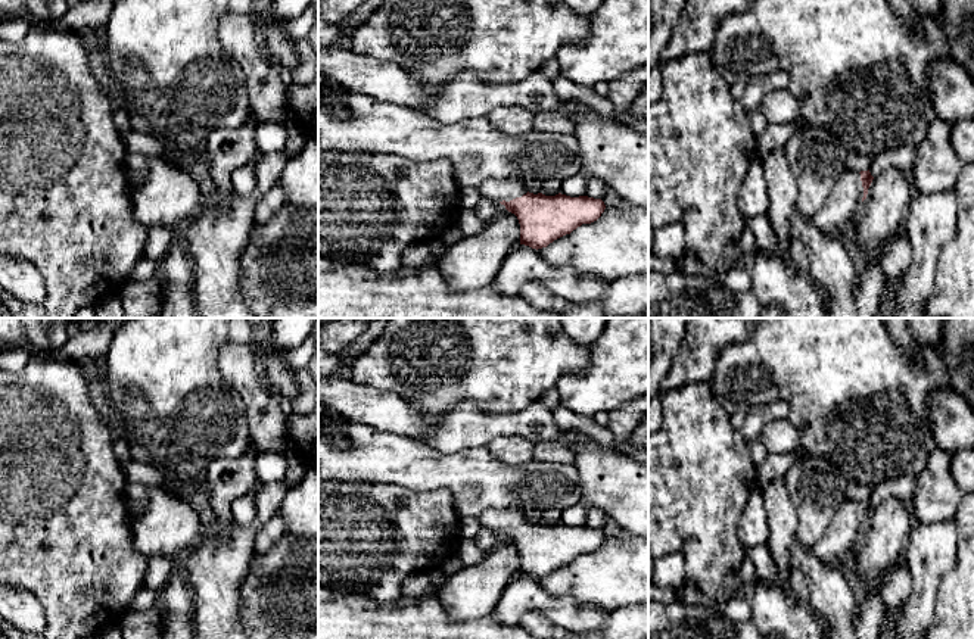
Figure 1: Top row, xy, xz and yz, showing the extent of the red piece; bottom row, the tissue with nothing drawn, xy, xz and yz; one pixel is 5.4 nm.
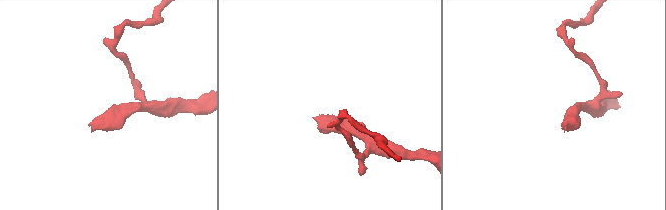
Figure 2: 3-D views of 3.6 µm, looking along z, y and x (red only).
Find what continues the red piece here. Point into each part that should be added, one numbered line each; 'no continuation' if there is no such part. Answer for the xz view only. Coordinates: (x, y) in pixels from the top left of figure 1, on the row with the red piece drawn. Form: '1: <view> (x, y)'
1: xz (507, 189)

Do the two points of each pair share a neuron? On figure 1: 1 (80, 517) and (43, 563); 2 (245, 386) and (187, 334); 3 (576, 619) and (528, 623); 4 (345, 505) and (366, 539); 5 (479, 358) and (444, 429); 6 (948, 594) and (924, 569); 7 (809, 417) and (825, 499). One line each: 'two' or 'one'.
1: one
2: two
3: two
4: one
5: two
6: two
7: two

